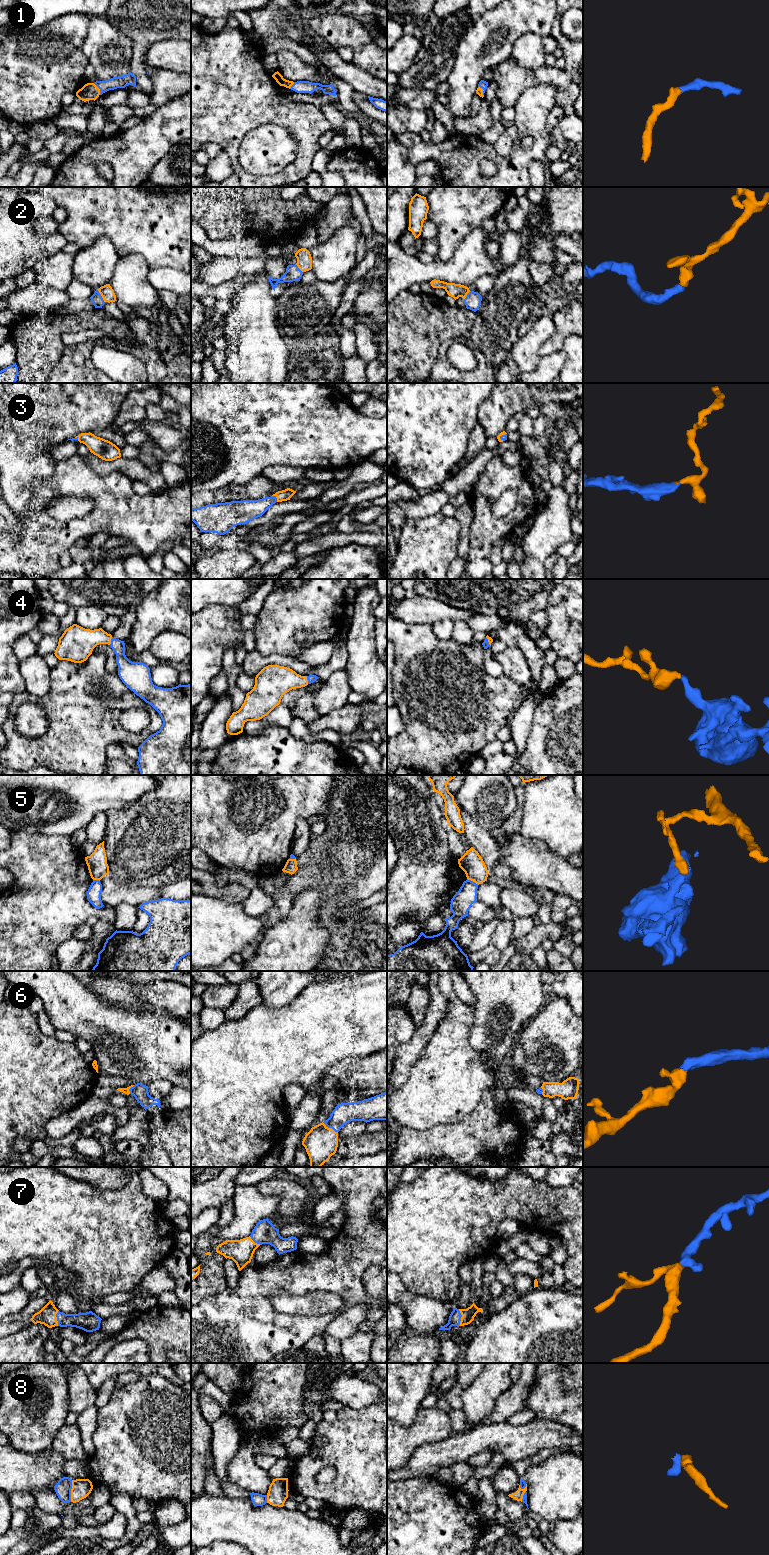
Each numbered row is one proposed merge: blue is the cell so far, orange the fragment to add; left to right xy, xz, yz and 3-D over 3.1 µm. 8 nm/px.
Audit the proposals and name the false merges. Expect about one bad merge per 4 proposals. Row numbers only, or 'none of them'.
5, 8

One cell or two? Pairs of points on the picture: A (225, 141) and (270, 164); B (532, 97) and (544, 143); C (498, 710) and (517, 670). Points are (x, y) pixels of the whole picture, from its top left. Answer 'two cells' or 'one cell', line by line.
A: two cells
B: one cell
C: two cells

